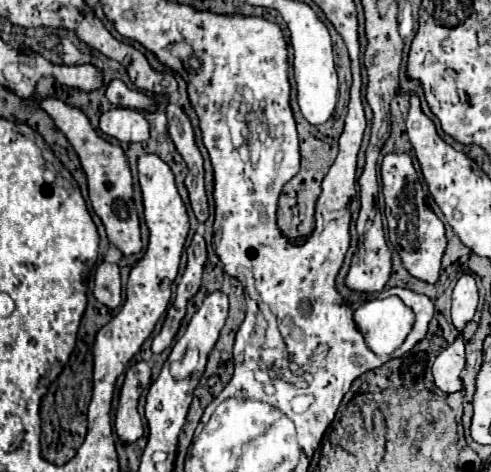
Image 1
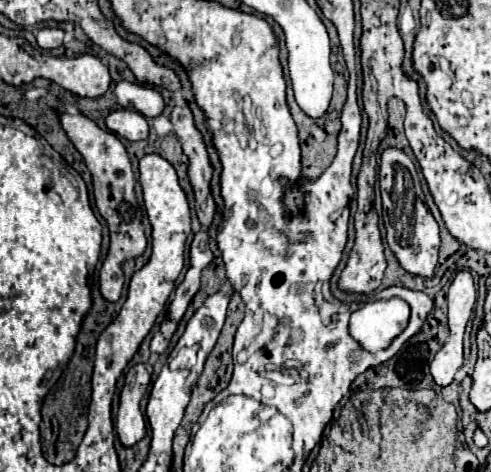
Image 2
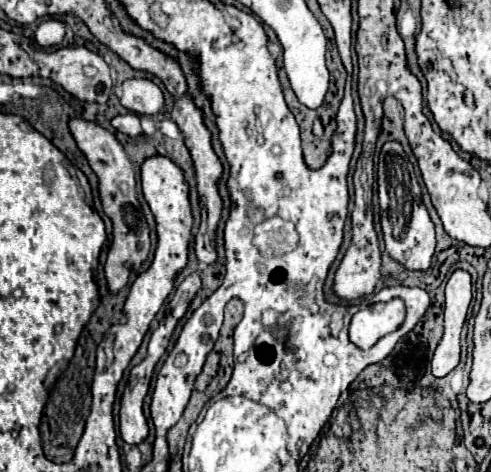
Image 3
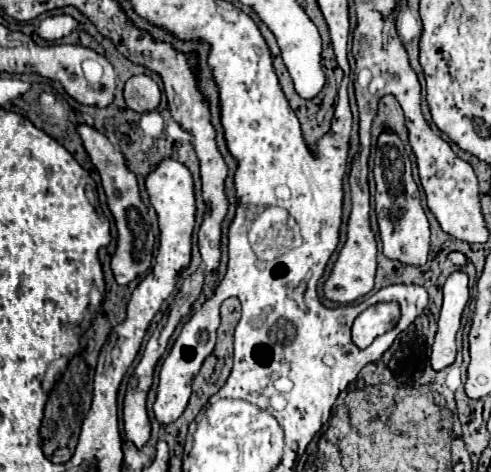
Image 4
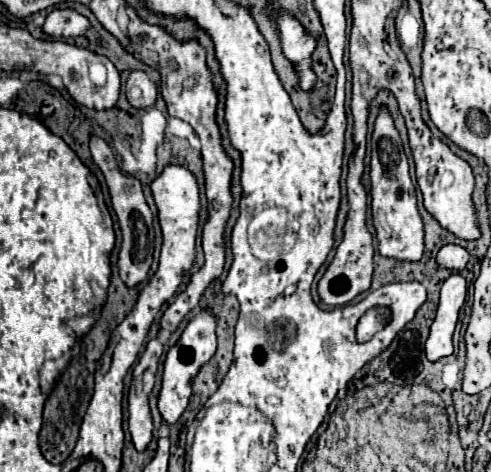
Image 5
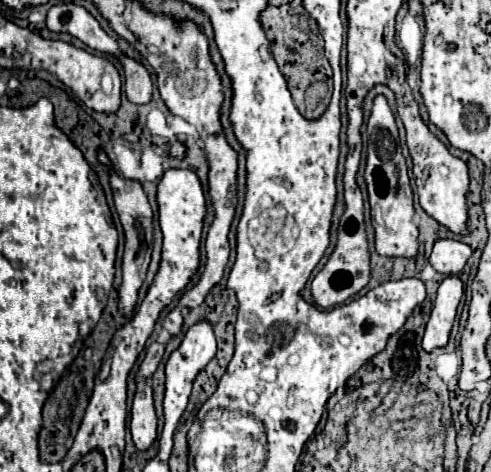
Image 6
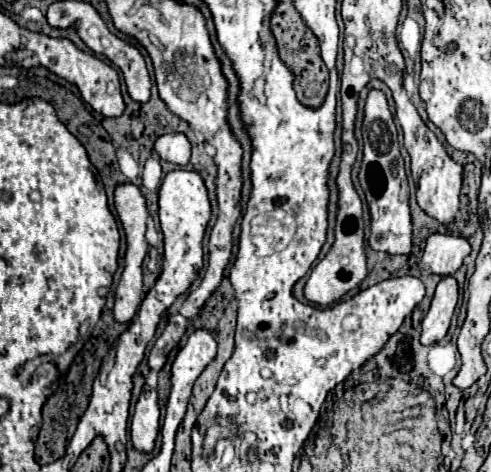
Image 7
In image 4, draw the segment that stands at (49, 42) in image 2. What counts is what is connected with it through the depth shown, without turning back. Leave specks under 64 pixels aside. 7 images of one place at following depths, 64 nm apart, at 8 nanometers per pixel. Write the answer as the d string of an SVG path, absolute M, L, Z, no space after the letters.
M48 16L46 20L40 22L38 36L46 42L52 42L68 36L74 28L76 28L76 20L70 16Z

